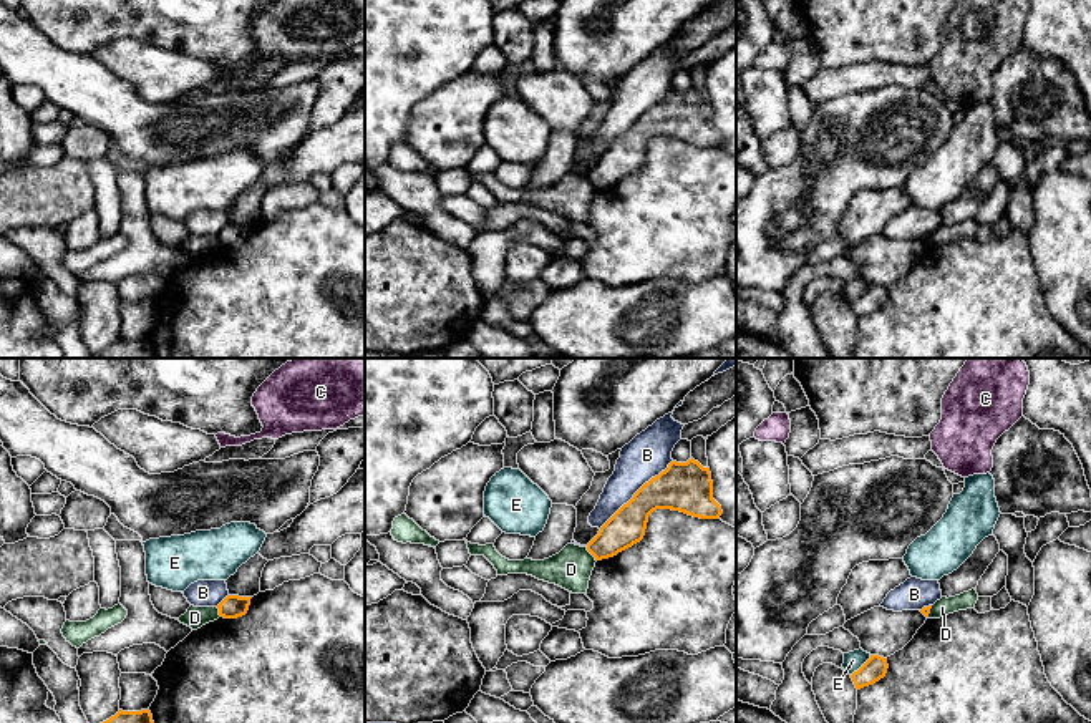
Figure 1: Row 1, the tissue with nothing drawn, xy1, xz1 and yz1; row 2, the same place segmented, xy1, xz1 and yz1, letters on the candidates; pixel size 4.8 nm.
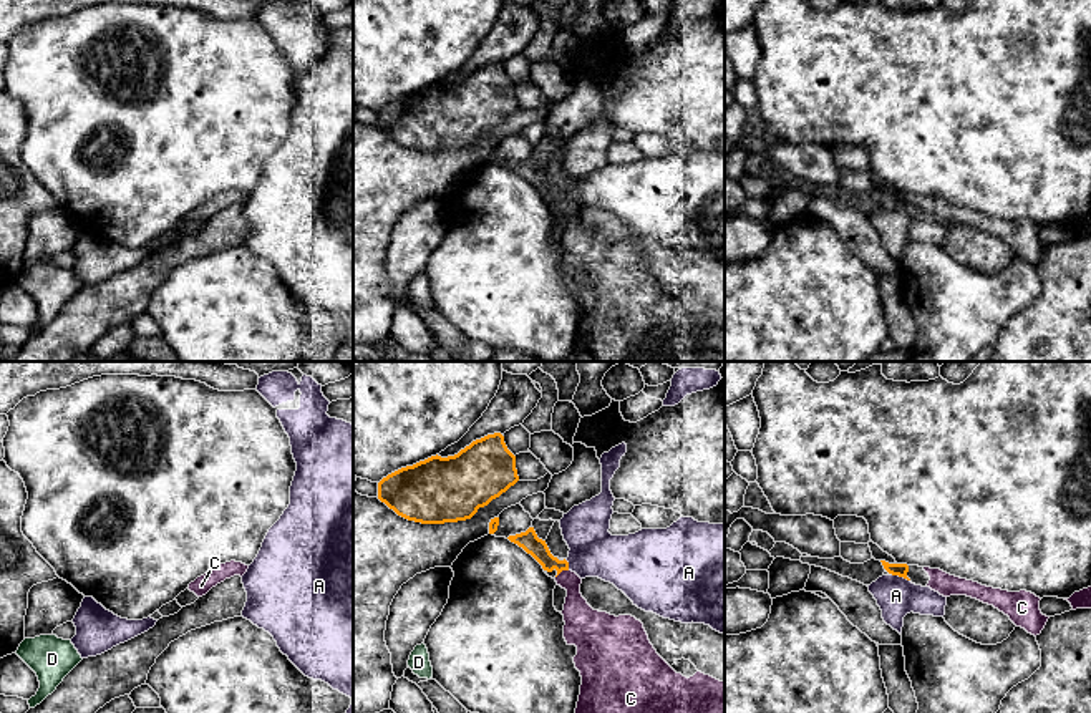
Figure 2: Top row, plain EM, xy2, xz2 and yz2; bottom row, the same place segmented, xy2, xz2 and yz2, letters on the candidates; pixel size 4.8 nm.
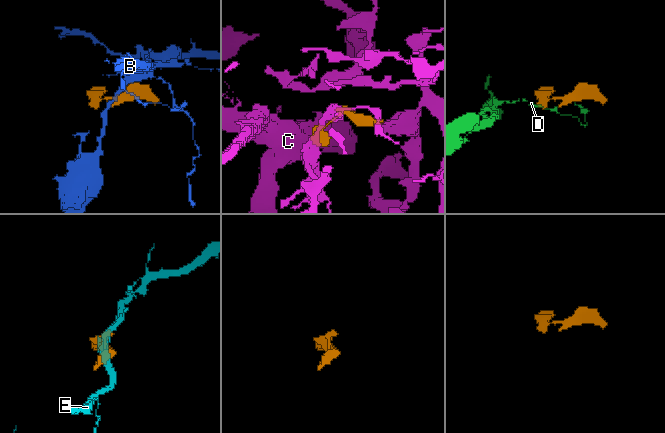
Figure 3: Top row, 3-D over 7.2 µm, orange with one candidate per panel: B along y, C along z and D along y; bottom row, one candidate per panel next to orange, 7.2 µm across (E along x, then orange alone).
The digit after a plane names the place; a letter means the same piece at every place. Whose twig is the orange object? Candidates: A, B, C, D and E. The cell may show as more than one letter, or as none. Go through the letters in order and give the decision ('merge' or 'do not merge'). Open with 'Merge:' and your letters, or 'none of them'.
Merge: C
A: do not merge
B: do not merge
C: merge
D: do not merge
E: do not merge

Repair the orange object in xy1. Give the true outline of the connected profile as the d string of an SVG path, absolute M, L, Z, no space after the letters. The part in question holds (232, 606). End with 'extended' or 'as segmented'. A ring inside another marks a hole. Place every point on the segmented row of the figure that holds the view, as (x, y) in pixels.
M227 595L219 605L219 615L237 619L247 614L252 597Z; as segmented

